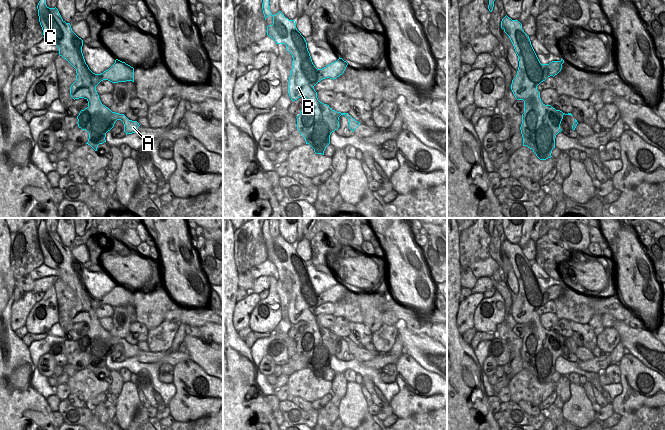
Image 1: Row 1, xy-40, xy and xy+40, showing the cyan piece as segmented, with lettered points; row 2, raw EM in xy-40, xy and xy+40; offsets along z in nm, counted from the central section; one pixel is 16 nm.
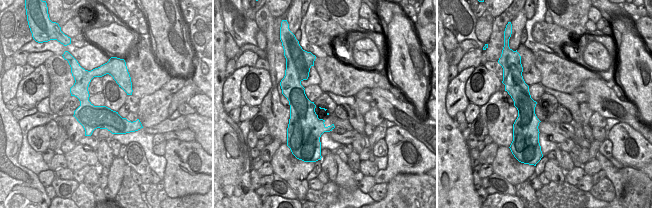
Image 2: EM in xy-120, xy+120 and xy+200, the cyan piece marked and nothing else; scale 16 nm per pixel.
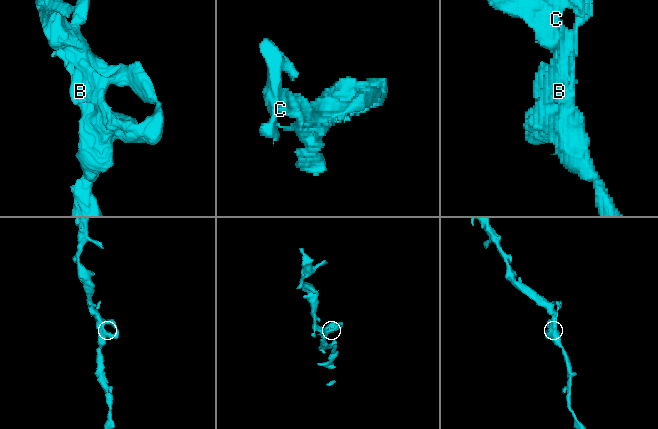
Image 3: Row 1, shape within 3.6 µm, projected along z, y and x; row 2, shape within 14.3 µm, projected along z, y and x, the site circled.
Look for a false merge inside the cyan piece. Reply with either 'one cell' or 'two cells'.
one cell

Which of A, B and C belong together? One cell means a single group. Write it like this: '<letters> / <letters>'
A B C

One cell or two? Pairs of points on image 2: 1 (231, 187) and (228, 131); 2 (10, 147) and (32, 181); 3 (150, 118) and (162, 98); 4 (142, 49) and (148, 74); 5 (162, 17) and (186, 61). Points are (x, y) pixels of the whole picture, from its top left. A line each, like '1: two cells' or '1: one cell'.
1: one cell
2: one cell
3: one cell
4: one cell
5: one cell

